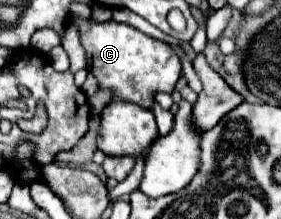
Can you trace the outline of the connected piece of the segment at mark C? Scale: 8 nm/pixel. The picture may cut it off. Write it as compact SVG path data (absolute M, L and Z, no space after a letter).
M80 20L80 38L86 50L86 68L98 80L100 88L112 88L114 100L136 102L142 108L152 108L156 92L172 92L180 72L182 60L174 48L154 40L130 24L102 22L92 24L90 20Z

